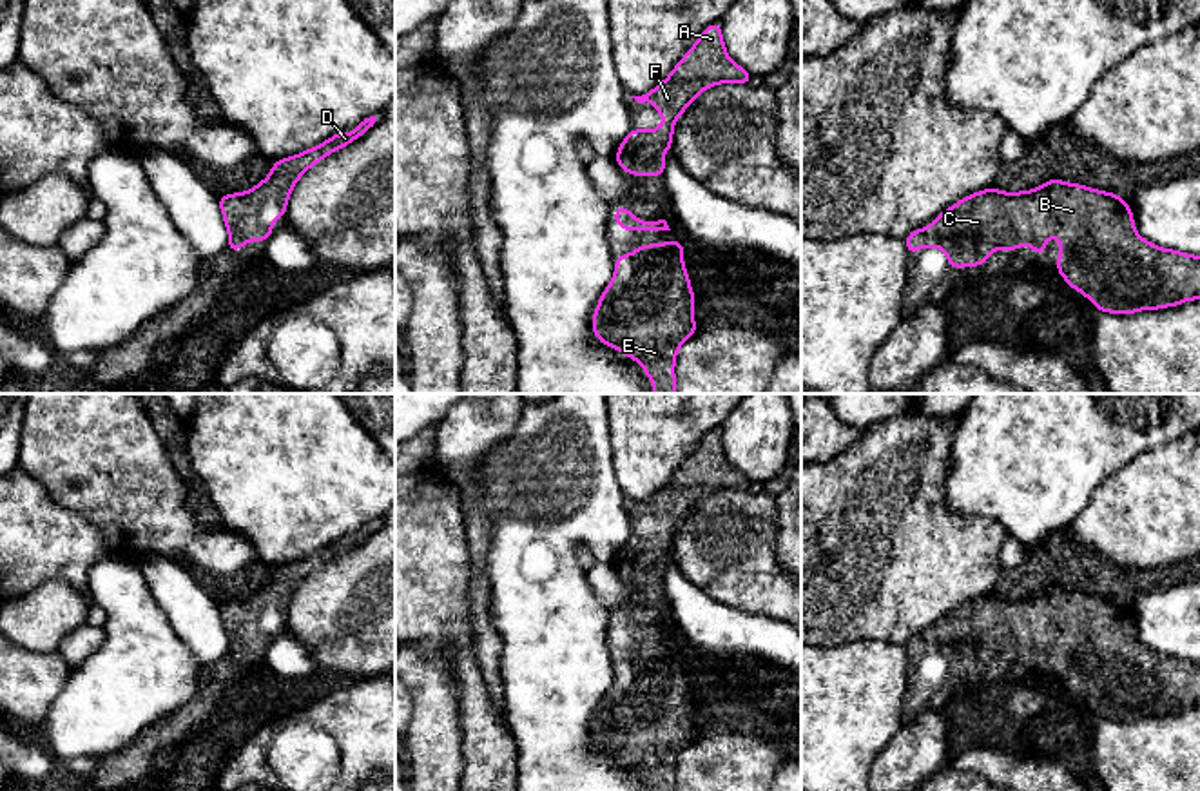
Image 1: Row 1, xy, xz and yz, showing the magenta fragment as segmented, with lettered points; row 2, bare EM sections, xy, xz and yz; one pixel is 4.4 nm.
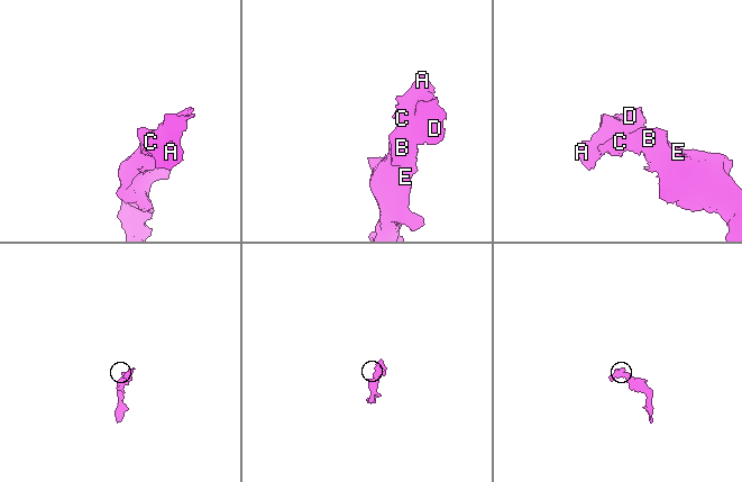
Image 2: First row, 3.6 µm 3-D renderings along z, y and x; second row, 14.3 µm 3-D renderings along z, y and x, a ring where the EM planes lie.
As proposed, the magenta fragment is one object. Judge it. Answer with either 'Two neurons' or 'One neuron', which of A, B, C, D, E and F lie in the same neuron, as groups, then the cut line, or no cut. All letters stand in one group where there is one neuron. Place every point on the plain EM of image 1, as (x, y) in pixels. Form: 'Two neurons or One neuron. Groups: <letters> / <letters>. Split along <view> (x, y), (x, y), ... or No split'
One neuron. Groups: A B C D E F. No split

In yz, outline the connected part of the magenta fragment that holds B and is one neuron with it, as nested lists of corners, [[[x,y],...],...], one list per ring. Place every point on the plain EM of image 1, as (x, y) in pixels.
[[[1048,586],[1044,591],[1022,599],[1001,599],[995,593],[979,597],[943,617],[930,633],[915,635],[906,644],[908,662],[921,653],[943,655],[948,673],[984,673],[988,660],[1004,655],[1017,659],[1019,651],[1031,651],[1037,664],[1046,659],[1046,644],[1053,642],[1060,648],[1057,679],[1075,698],[1082,698],[1100,718],[1135,720],[1138,717],[1158,717],[1176,713],[1189,706],[1200,706],[1200,662],[1162,655],[1135,637],[1131,611],[1120,606],[1118,599],[1104,599],[1088,595],[1080,590],[1066,590],[1062,586]]]

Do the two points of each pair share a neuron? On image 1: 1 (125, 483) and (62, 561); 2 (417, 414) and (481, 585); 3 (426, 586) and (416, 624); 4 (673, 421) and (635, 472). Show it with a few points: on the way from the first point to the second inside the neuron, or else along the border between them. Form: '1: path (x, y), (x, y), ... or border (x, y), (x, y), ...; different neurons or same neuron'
1: border (55, 501), (82, 514), (98, 530), (109, 554); different neurons
2: border (446, 412), (435, 423); different neurons
3: path (417, 595), (416, 615); same neuron
4: path (660, 434), (648, 447), (646, 459); same neuron

